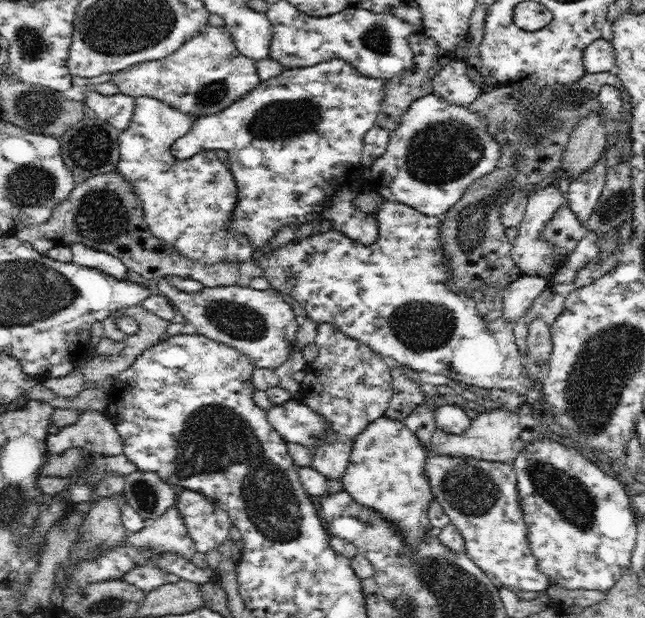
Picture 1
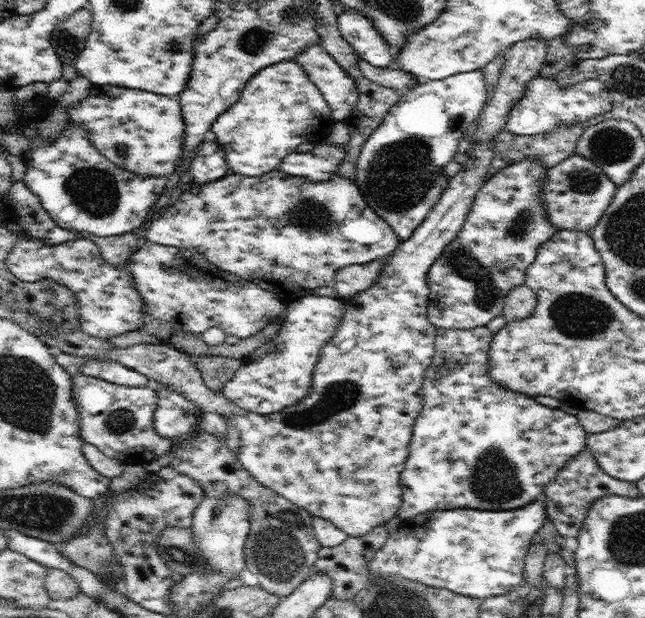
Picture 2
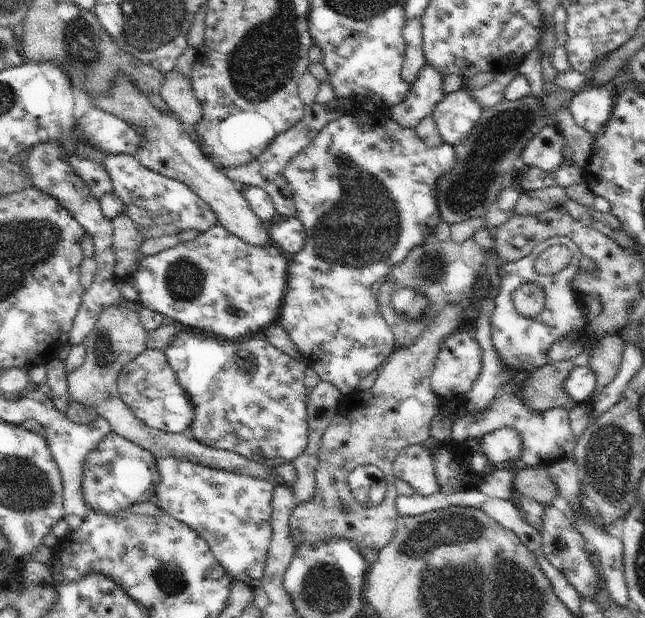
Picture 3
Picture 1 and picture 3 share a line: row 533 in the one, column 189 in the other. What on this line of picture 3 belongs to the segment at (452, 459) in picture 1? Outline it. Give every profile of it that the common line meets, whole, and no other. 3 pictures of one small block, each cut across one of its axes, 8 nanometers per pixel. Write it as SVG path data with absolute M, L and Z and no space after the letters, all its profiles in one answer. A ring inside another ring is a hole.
M179 458L156 460L156 466L160 472L160 484L151 501L194 529L209 544L216 560L233 579L258 584L265 571L273 537L271 514L275 485Z

